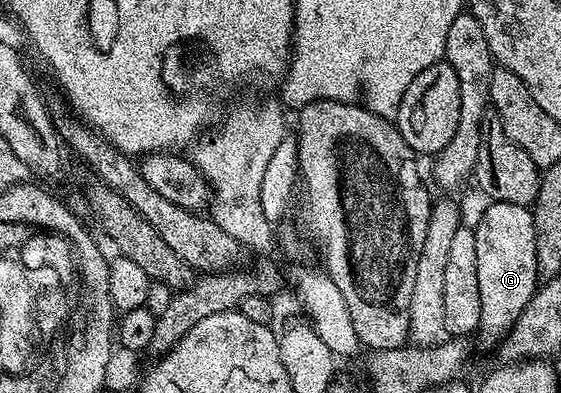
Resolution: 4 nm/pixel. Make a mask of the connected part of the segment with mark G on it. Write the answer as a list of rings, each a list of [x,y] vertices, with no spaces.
[[[492,202],[484,210],[484,215],[474,222],[478,247],[478,296],[482,296],[482,316],[479,337],[499,343],[508,329],[522,316],[526,304],[538,289],[538,252],[534,216],[527,206]]]

